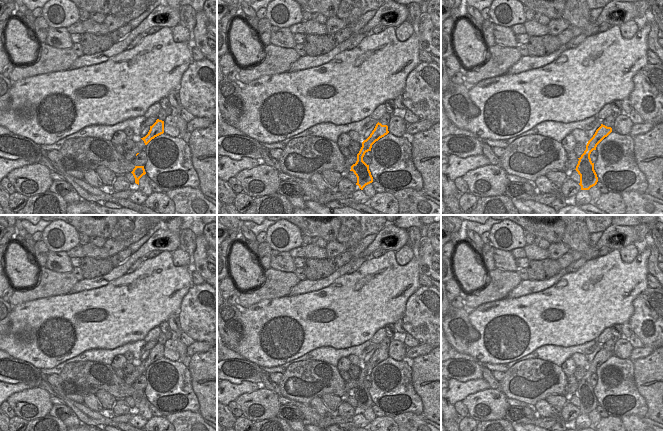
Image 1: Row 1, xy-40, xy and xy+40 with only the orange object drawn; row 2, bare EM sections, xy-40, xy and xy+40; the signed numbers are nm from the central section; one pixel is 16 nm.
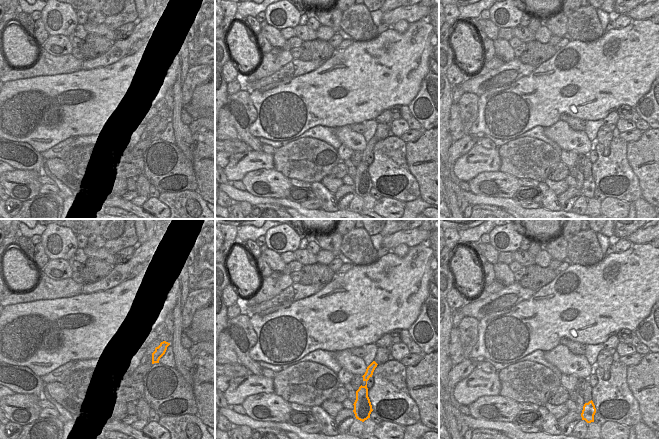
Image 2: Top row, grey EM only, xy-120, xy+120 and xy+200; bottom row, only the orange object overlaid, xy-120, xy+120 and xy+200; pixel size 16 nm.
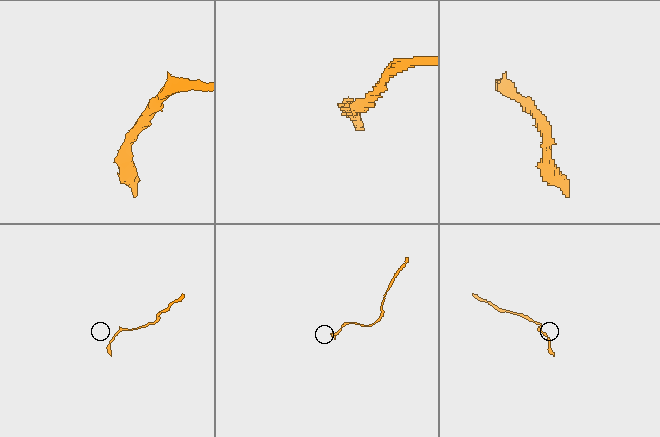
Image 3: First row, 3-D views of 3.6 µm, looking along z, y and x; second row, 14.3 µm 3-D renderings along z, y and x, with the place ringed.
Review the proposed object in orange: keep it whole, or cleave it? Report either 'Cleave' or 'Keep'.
Cleave

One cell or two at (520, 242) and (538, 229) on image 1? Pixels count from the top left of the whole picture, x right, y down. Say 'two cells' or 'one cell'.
two cells

